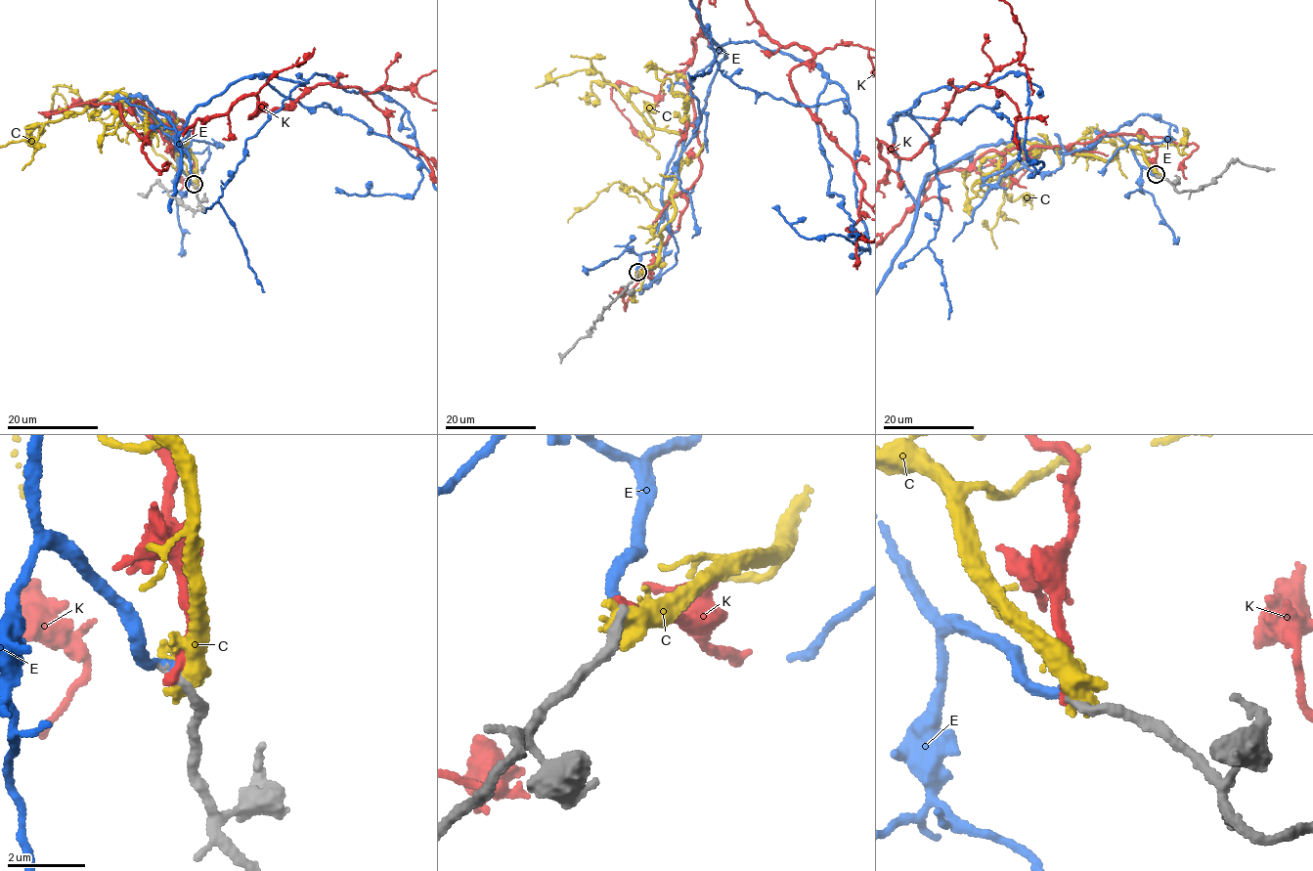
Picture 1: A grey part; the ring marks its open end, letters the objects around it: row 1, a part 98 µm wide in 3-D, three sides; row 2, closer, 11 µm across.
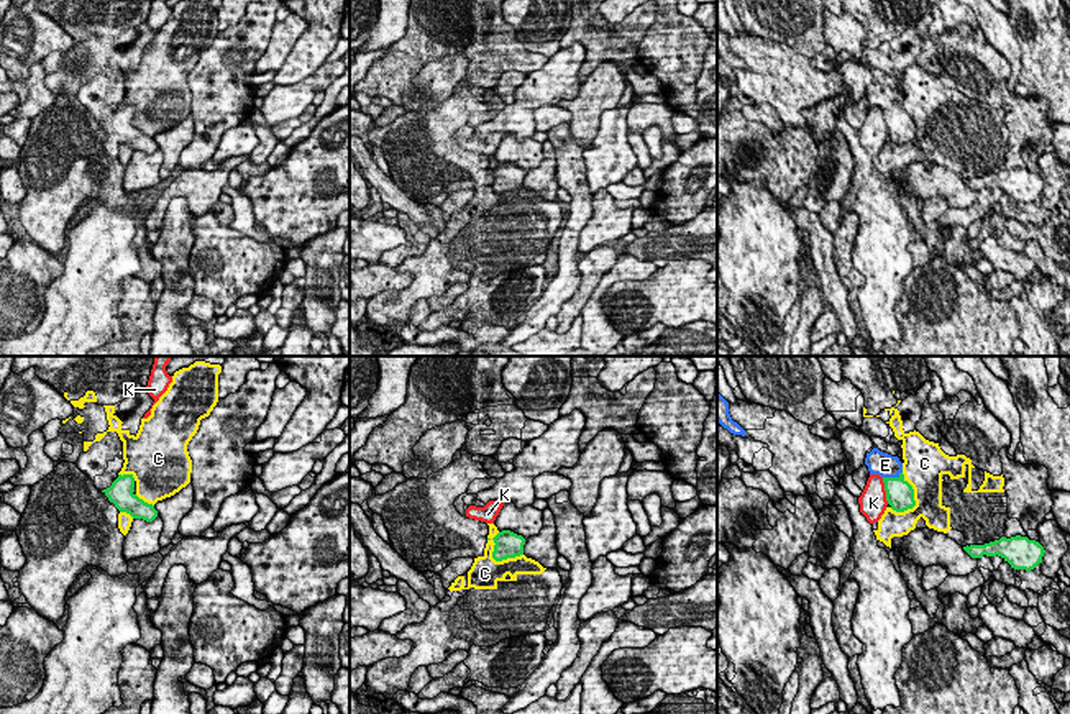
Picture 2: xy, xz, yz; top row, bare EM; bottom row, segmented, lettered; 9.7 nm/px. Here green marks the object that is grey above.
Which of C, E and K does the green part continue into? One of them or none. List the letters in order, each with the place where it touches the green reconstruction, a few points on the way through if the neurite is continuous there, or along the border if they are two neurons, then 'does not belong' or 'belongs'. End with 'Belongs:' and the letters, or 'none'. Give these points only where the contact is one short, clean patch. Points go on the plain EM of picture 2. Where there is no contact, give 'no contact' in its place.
C: xz (498, 192) | does not belong
E: yz (891, 110) | belongs
K: yz (885, 122) | along yz (882, 110), (888, 135) | does not belong
Belongs: E

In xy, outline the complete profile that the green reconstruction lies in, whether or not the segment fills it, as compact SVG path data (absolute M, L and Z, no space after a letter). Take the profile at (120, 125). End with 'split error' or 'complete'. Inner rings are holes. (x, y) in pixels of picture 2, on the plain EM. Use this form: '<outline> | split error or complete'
M118 107L118 110L112 115L110 120L102 125L108 130L110 135L120 144L130 146L133 151L143 151L146 154L153 154L158 149L158 143L153 136L144 135L135 125L135 110L133 107Z | complete

